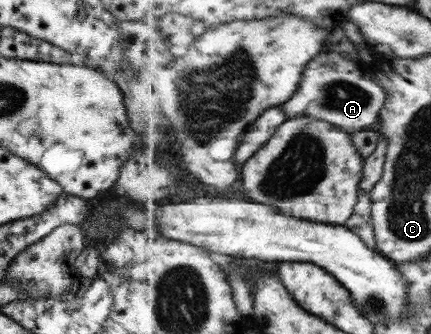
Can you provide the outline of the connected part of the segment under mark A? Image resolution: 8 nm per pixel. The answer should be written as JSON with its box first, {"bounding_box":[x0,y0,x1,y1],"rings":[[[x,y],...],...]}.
{"bounding_box":[285,51,388,134],"rings":[[[322,51],[309,62],[302,79],[301,88],[289,102],[285,103],[288,119],[308,116],[334,124],[350,134],[374,128],[381,121],[388,96],[380,84],[374,82],[370,73],[364,74],[360,61],[334,60],[334,54]]]}

